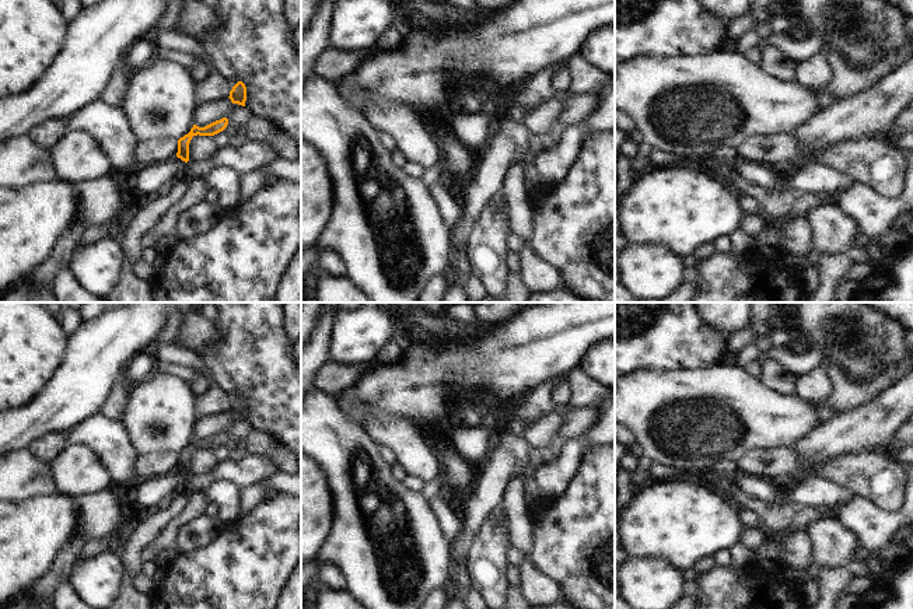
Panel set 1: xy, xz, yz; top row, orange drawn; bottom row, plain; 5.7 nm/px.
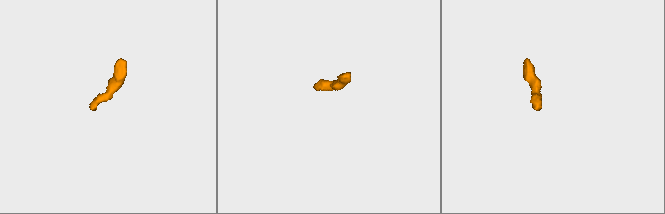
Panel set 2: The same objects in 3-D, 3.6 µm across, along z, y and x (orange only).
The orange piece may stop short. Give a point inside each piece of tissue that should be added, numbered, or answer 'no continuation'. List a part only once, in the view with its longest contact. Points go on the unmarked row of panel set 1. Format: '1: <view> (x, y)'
1: xy (150, 492)

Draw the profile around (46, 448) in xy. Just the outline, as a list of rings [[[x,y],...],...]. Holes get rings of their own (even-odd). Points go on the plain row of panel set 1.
[[[49,433],[34,440],[27,449],[36,459],[50,463],[63,452],[66,445],[67,445],[66,433]]]

